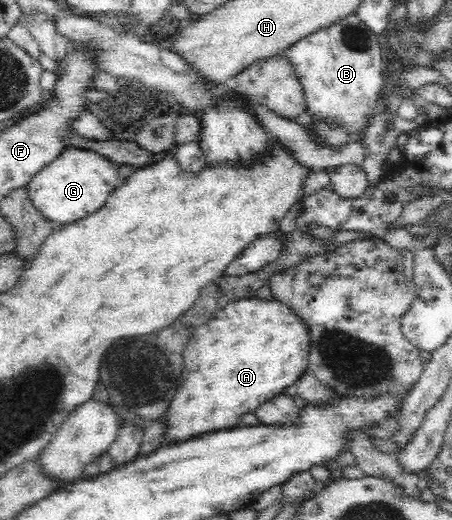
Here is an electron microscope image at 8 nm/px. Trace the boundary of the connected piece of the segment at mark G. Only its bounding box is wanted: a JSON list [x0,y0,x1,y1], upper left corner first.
[24,148,121,227]

